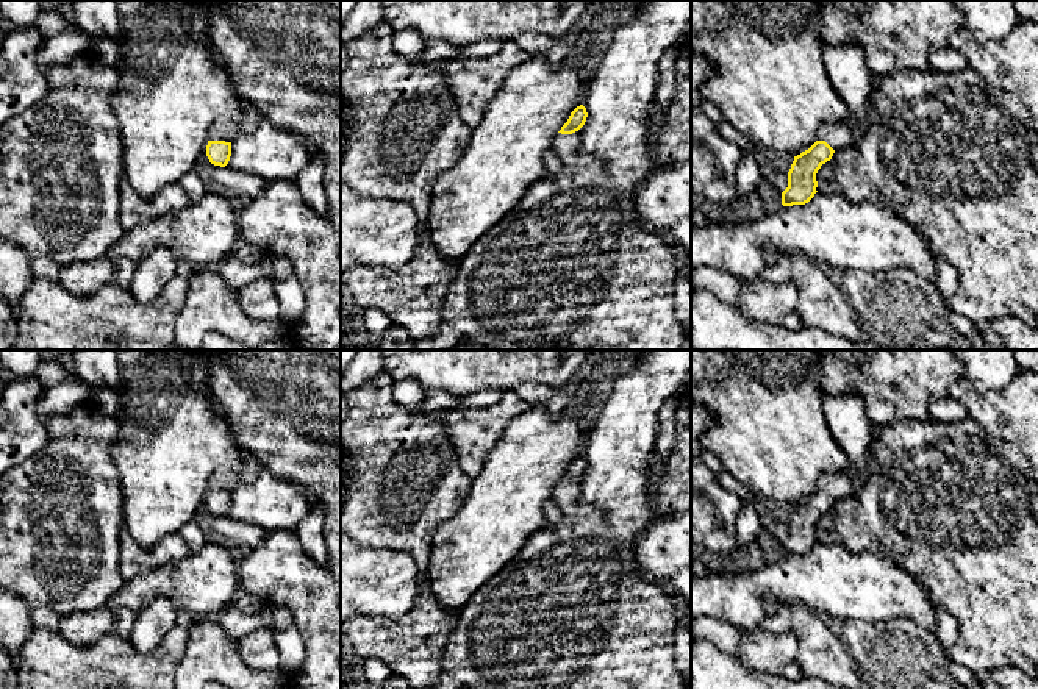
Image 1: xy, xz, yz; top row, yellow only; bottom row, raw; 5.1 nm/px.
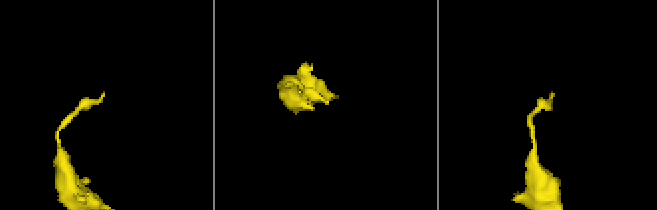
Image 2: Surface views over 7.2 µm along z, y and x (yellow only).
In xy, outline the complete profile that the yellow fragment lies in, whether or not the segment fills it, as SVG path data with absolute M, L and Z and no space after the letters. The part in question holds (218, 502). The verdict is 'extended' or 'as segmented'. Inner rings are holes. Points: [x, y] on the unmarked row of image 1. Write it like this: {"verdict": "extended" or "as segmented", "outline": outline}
{"verdict": "extended", "outline": "M244 453L244 464L239 472L217 472L209 478L206 506L211 514L225 517L231 506L231 491L239 483L253 483L263 466L249 453Z"}

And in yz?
{"verdict": "extended", "outline": "M857 394L822 397L824 416L835 442L846 453L849 473L825 473L818 480L818 491L794 506L788 522L788 537L782 542L782 555L805 555L818 542L816 523L843 497L857 492L855 478L871 450L871 423L866 405Z"}

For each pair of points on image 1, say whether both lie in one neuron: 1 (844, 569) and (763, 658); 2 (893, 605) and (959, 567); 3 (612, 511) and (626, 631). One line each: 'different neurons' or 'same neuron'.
1: different neurons
2: different neurons
3: same neuron

